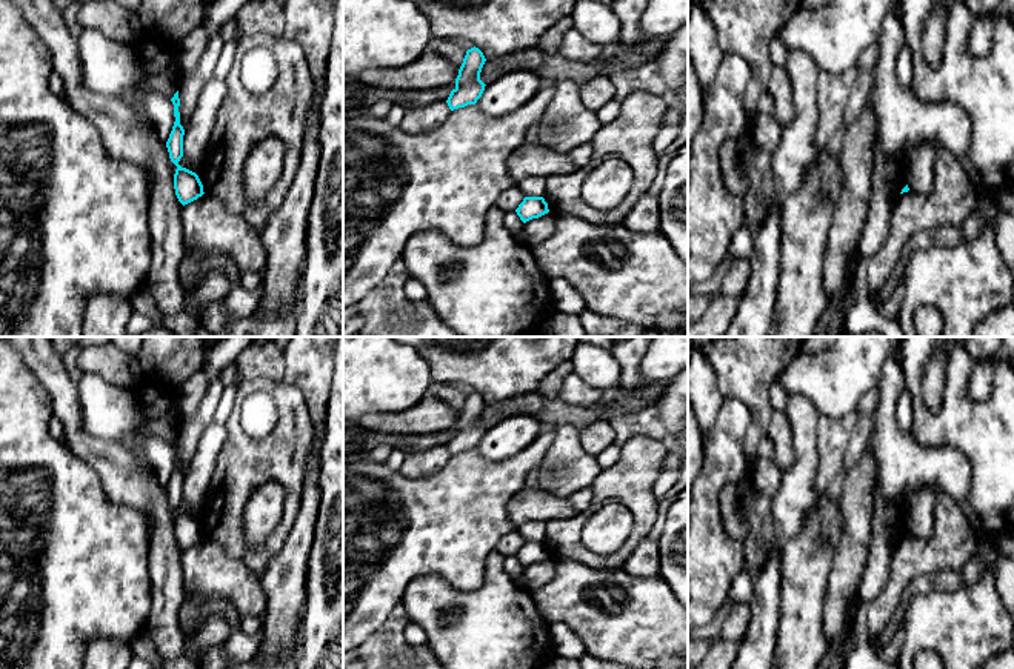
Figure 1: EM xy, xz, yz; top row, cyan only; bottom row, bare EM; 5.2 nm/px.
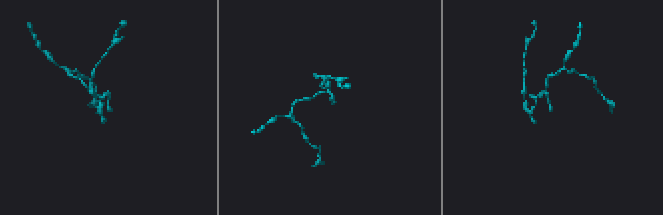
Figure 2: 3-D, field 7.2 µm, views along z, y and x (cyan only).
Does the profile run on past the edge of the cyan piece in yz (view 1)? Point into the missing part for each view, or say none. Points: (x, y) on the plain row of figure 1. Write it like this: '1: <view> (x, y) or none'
1: none

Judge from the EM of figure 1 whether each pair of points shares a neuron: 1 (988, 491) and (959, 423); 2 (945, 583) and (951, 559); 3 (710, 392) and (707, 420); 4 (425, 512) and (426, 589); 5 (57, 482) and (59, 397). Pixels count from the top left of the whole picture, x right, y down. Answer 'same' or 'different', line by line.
1: same
2: different
3: same
4: different
5: different

